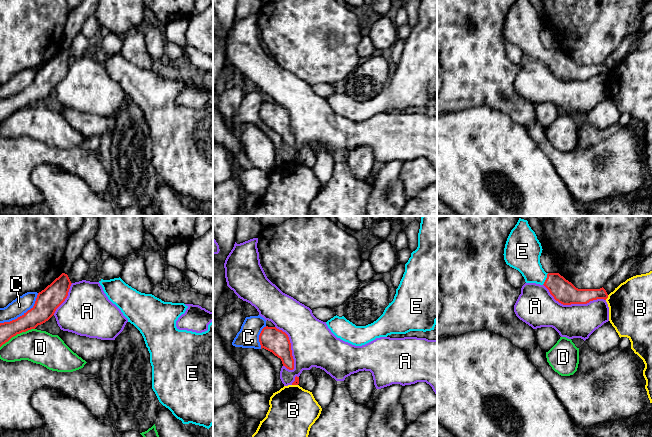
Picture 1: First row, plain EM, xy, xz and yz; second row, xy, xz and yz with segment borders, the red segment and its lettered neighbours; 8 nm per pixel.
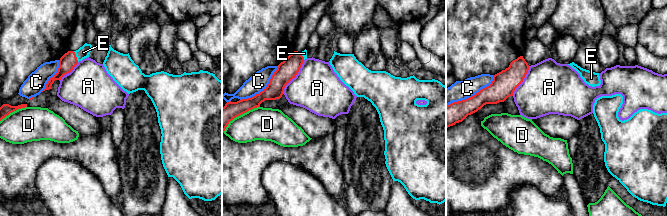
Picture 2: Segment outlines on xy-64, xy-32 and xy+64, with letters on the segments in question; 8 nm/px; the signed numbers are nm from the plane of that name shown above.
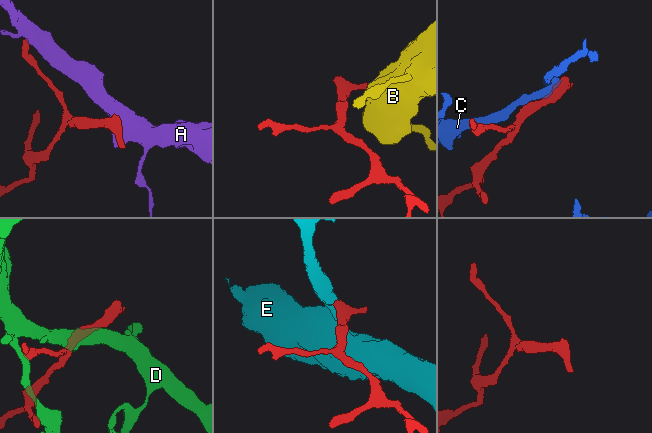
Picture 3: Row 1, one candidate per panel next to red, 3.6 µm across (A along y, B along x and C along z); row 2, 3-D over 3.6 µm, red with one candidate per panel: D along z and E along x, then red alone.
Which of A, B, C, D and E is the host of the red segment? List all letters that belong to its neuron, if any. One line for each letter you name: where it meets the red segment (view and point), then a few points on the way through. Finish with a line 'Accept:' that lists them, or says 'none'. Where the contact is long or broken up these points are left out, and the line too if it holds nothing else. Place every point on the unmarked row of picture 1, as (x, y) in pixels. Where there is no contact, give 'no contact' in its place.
E: meets red in yz at (546, 55); runs through yz (563, 67), (554, 58), (546, 55), (526, 36), (525, 32)
Accept: E

